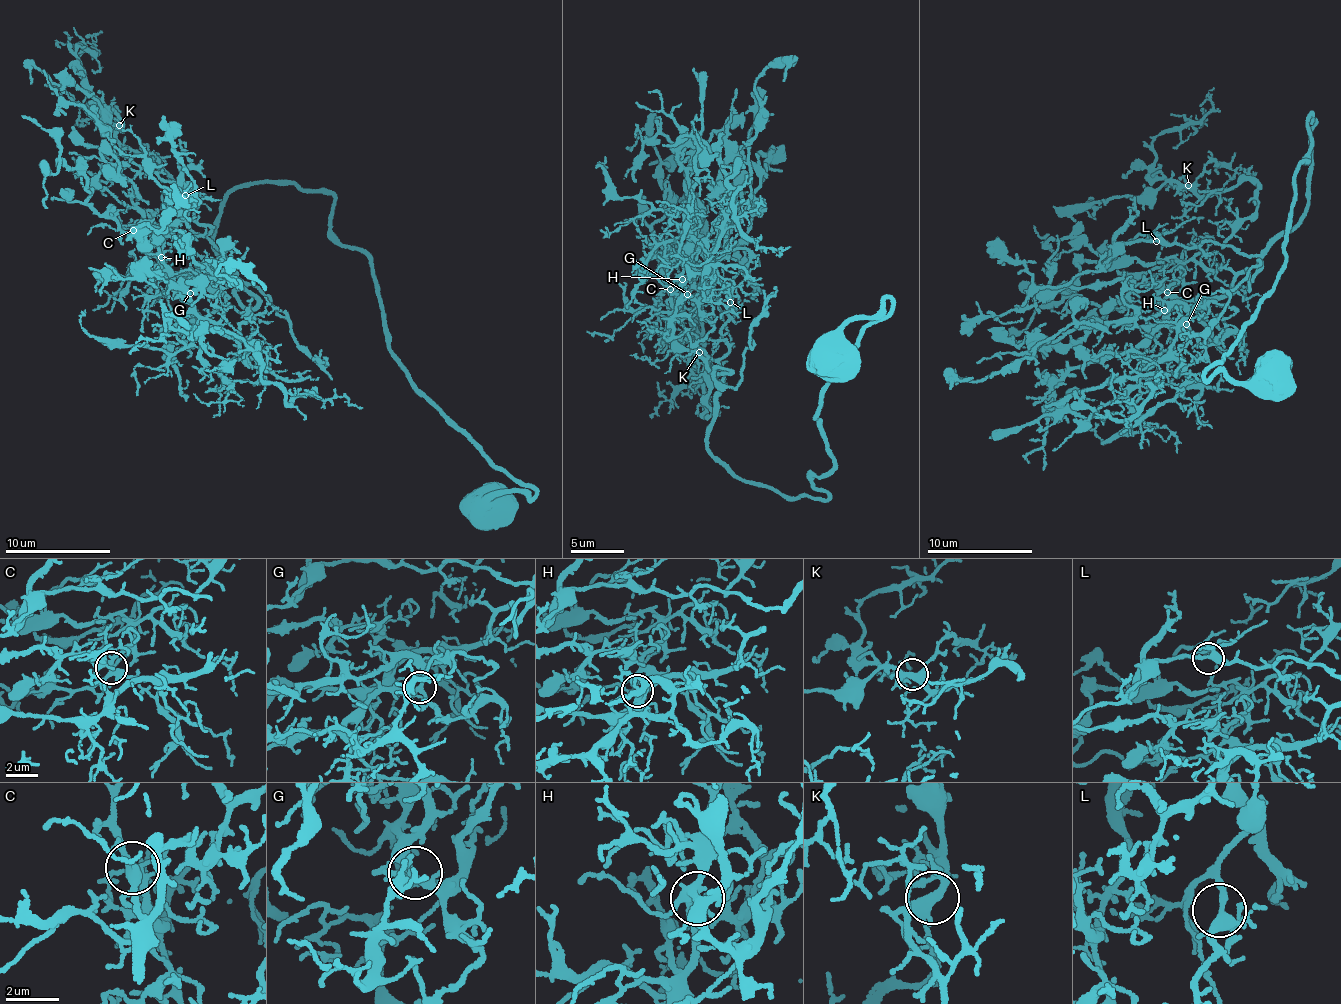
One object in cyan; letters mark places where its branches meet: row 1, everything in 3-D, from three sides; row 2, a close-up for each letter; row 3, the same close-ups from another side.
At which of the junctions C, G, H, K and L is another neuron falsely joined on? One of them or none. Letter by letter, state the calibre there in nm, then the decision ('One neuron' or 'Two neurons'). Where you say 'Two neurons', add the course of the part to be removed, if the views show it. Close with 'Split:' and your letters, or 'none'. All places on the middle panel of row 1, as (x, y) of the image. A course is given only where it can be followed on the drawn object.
C: Thickness 280 nm. One neuron
G: Thickness 260 nm. One neuron
H: Thickness 320 nm. One neuron
K: Thickness 360 nm. One neuron
L: Thickness 320 nm. One neuron
Split: none

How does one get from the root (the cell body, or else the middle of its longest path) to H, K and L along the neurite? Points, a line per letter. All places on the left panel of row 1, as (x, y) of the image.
H: (483, 510), (521, 485), (395, 357), (329, 193), (225, 197), (215, 253), (253, 307), (161, 257)
K: (483, 510), (521, 485), (395, 357), (334, 197), (231, 193), (213, 248), (235, 273), (119, 125)
L: (483, 510), (521, 485), (395, 357), (334, 197), (231, 193), (213, 248), (235, 273), (186, 196)

